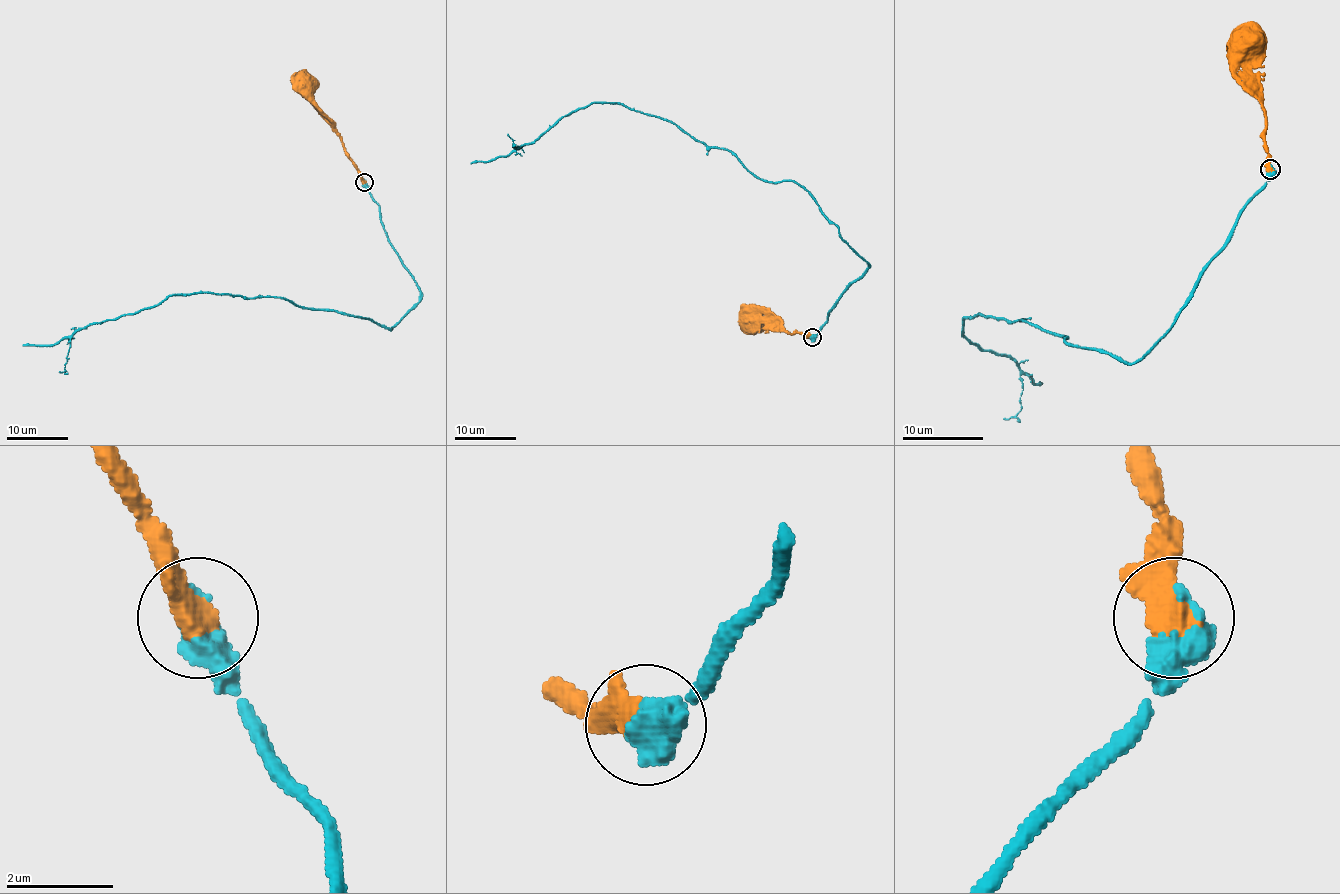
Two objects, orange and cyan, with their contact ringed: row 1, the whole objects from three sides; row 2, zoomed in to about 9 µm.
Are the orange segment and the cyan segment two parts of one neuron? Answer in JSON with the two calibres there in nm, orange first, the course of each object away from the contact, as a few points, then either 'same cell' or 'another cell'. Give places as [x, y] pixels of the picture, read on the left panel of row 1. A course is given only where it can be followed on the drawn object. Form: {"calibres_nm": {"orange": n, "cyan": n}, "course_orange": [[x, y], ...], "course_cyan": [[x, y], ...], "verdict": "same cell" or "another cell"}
{"calibres_nm": {"orange": 600, "cyan": 650}, "course_orange": [[363, 182], [357, 165], [345, 150], [342, 136], [312, 105], [300, 83]], "course_cyan": [[363, 182], [419, 290], [390, 329], [280, 296], [194, 292], [22, 346]], "verdict": "same cell"}

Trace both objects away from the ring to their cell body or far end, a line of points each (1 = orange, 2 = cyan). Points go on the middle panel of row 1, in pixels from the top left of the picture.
1: (811, 337), (748, 327), (748, 322)
2: (811, 337), (867, 263), (793, 181), (764, 181), (669, 121), (597, 103), (507, 155), (470, 163)

